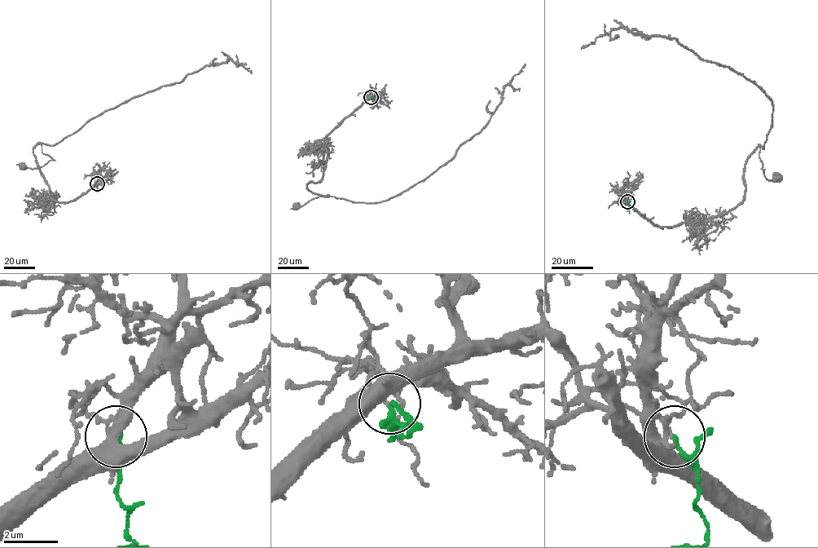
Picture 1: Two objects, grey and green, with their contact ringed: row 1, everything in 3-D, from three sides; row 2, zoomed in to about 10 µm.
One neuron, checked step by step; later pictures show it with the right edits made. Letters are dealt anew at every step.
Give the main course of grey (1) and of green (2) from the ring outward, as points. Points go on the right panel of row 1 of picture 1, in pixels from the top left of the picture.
1: (627, 202), (661, 226), (711, 220), (743, 200), (744, 169), (747, 157), (759, 146), (765, 177), (777, 178)
2: (627, 202), (630, 214)

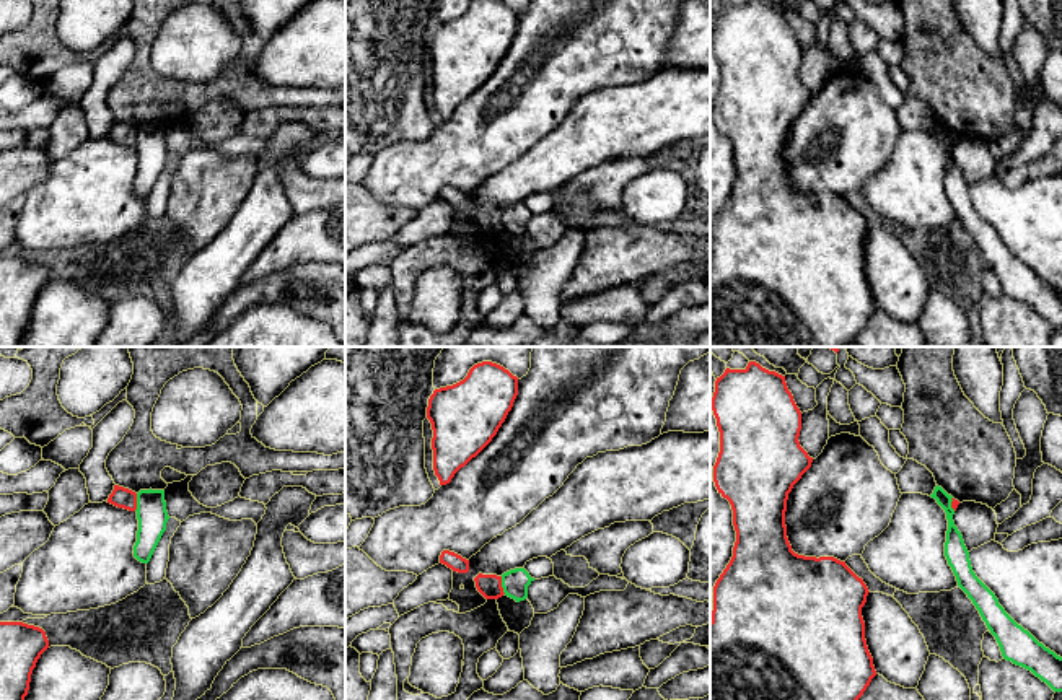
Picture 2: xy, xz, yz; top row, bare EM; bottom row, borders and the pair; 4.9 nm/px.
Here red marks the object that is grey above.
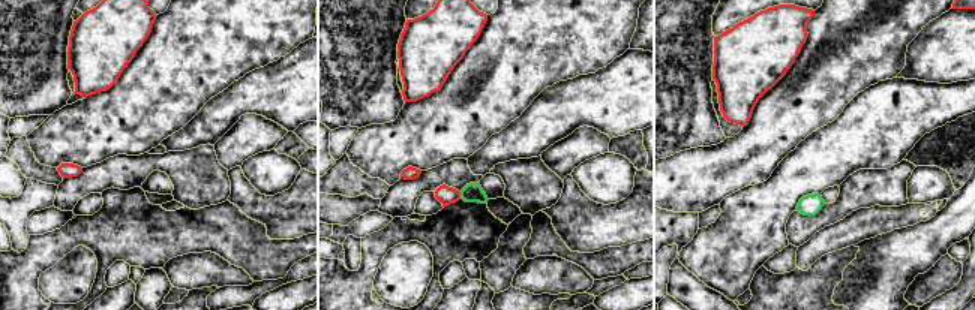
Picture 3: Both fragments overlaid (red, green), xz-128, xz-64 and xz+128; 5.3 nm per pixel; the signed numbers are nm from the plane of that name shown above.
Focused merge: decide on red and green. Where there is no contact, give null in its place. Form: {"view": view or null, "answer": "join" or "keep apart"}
{"view": "xy", "answer": "keep apart"}

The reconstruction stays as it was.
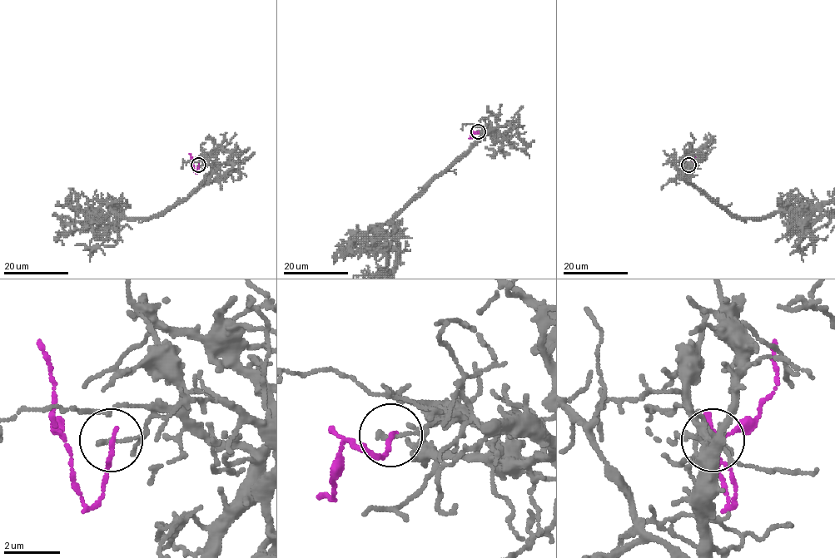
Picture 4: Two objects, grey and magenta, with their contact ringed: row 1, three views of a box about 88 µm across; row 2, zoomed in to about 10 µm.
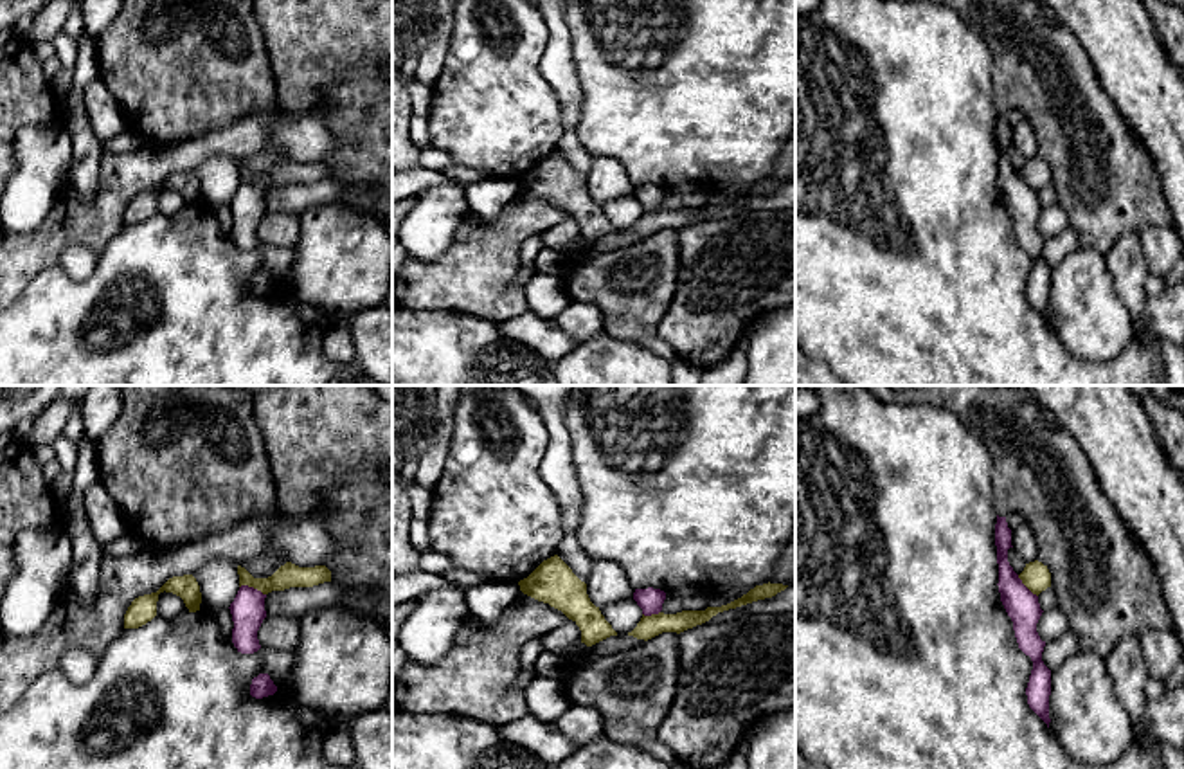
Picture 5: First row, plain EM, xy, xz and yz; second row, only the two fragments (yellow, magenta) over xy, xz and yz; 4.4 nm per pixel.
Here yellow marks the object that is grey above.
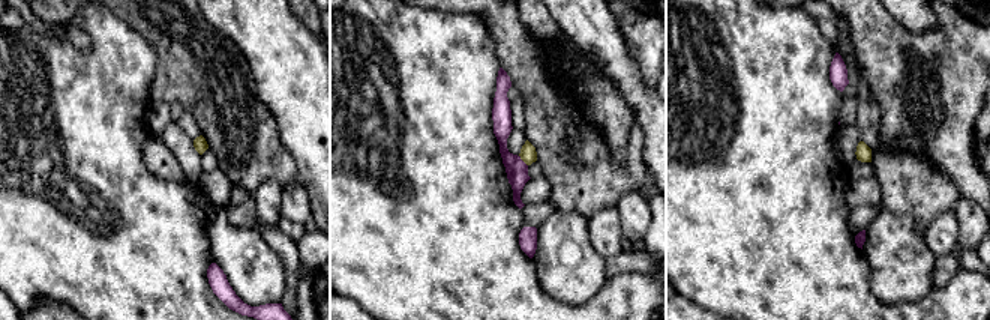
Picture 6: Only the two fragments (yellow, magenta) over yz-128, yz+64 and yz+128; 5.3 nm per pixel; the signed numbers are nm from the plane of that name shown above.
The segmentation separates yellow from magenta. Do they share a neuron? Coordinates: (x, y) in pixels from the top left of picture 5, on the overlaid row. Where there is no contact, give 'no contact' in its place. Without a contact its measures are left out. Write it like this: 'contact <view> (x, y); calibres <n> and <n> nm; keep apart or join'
contact xy (252, 586); calibres 110 and 150 nm; keep apart

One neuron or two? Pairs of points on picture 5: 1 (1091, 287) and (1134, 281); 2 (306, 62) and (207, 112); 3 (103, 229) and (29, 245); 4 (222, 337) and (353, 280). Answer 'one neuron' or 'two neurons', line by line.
1: two neurons
2: two neurons
3: one neuron
4: two neurons

